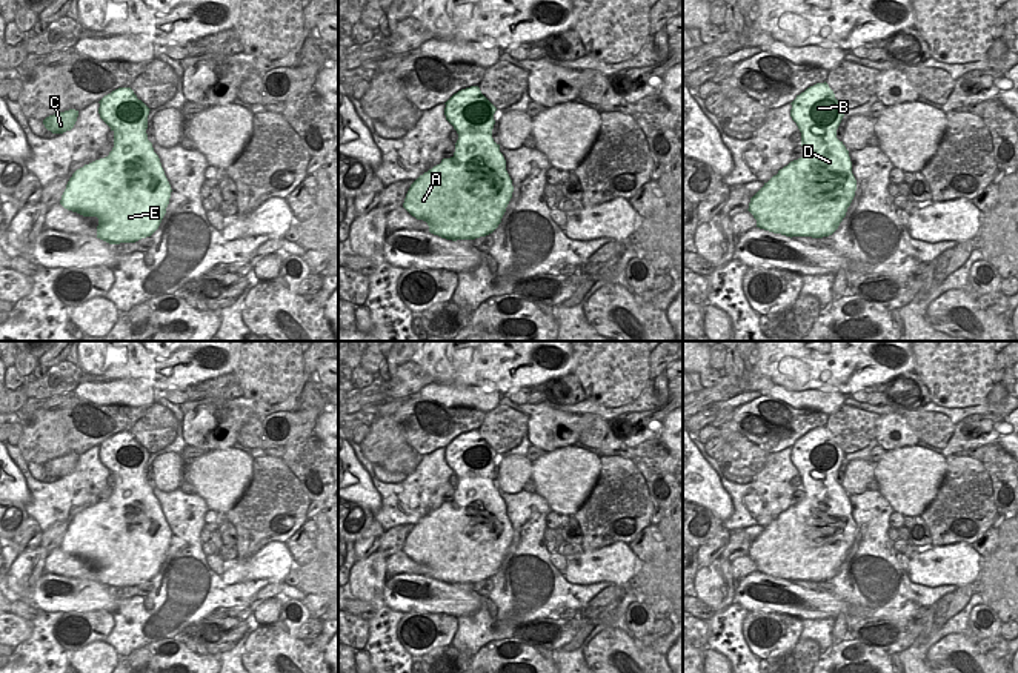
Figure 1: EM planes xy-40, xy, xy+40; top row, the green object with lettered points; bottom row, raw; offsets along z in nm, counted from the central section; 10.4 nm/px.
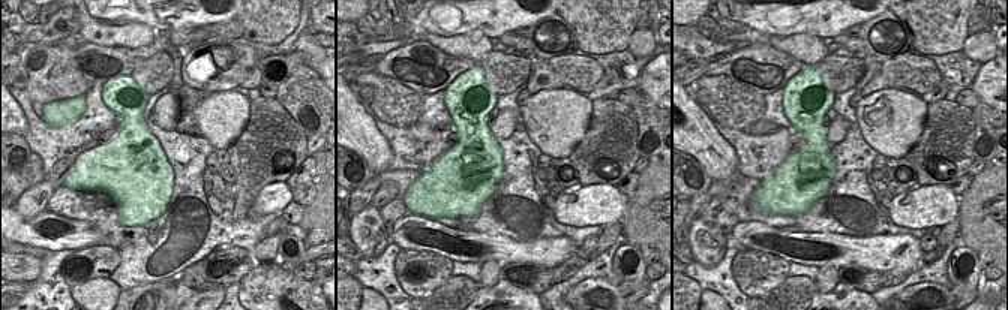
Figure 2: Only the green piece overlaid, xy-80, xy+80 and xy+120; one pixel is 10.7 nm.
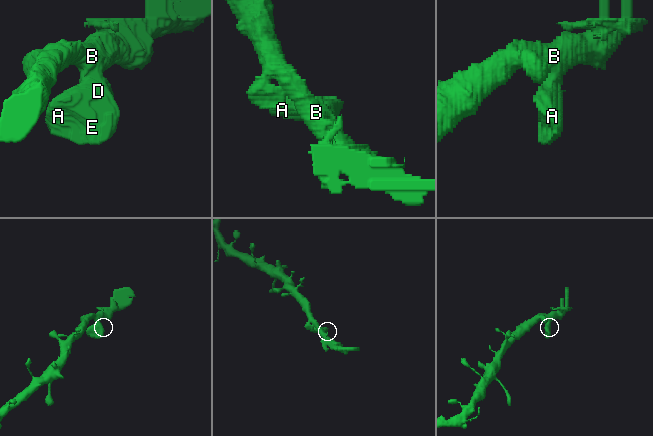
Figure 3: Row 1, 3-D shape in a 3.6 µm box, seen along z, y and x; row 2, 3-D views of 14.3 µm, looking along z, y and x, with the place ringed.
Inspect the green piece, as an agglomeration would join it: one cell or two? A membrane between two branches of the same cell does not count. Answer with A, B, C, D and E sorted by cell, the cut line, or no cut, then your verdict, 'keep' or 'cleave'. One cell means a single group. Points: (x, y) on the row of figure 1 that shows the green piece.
A B C D E | no cut | keep

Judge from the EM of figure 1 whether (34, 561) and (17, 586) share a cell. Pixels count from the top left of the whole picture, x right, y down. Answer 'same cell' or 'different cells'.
same cell

